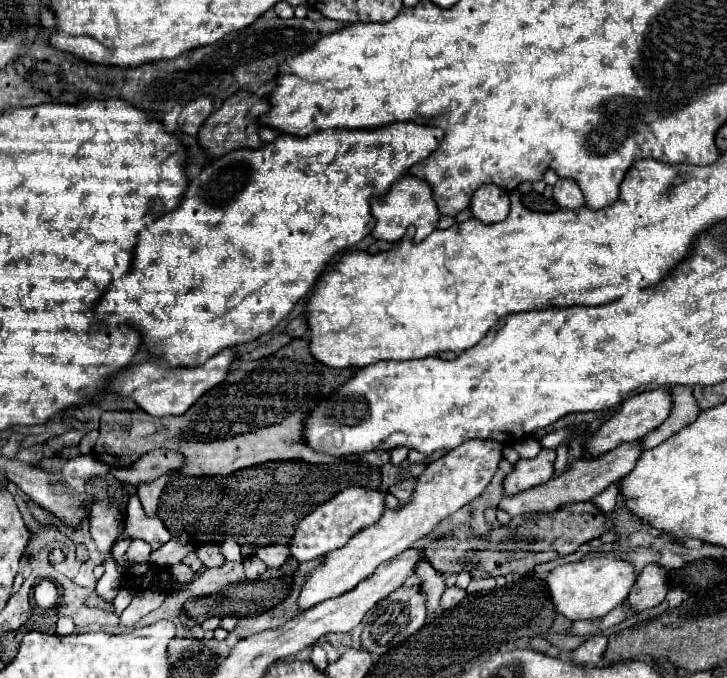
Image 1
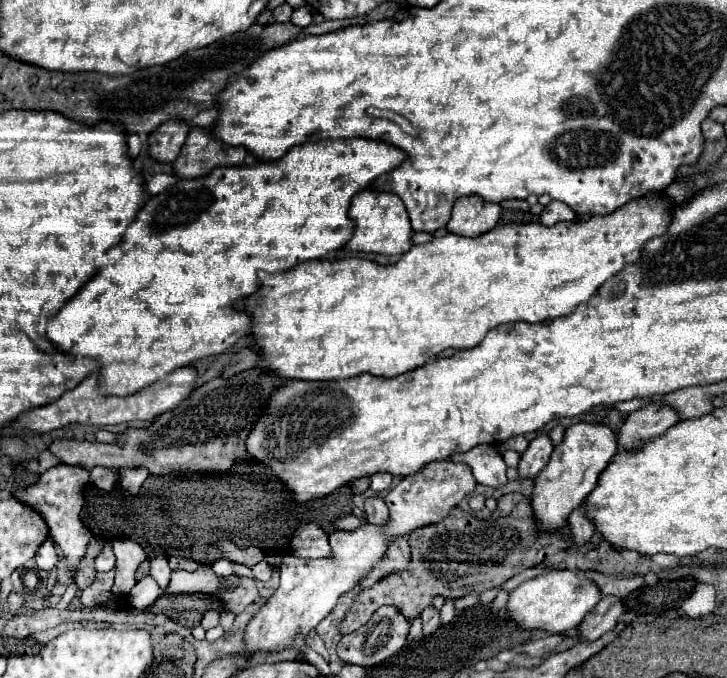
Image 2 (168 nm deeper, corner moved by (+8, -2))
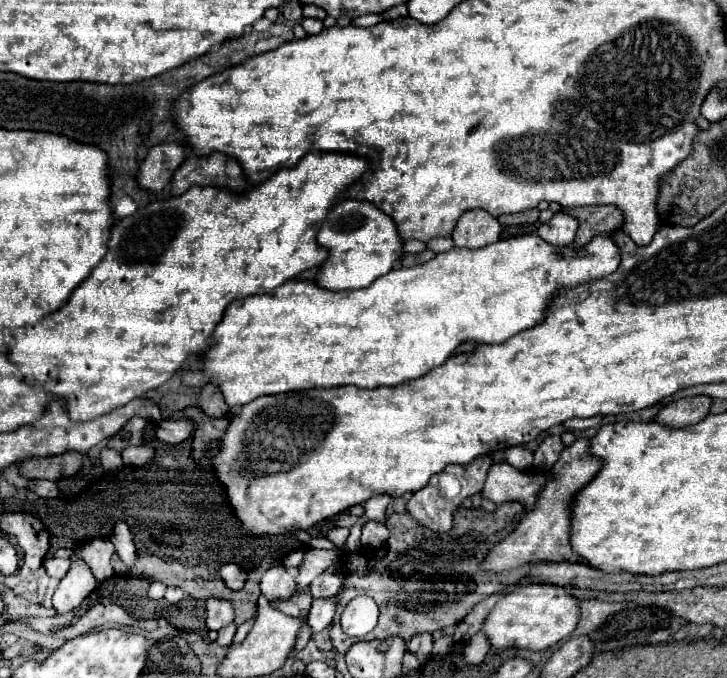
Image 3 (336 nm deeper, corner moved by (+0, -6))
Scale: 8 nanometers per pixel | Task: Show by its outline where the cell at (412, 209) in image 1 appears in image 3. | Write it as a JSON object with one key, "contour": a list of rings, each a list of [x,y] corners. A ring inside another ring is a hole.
{"contour":[[[342,198],[330,216],[316,232],[316,242],[328,250],[328,258],[322,262],[314,282],[330,290],[348,290],[370,286],[378,276],[392,270],[394,262],[402,256],[402,240],[398,236],[392,218],[380,212],[370,202],[358,202]]]}

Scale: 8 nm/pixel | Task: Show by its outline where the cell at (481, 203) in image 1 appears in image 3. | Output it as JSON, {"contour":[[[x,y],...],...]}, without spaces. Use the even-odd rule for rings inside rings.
{"contour":[[[468,210],[456,222],[452,240],[458,248],[482,248],[500,238],[500,222],[484,210]]]}

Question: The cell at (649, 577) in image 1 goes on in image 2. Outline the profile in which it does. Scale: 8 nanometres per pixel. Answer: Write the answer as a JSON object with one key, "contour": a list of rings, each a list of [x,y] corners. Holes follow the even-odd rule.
{"contour":[[[608,596],[602,598],[600,604],[596,604],[596,610],[592,610],[582,624],[578,626],[580,634],[584,640],[598,640],[600,636],[604,636],[606,632],[610,632],[618,618],[626,612],[628,608],[624,606],[624,602],[620,602],[620,598],[616,596]]]}

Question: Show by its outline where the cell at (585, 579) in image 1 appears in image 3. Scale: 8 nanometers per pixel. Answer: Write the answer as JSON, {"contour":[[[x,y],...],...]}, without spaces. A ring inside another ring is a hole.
{"contour":[[[523,582],[516,584],[510,594],[496,602],[496,606],[490,610],[482,624],[482,632],[490,648],[496,650],[518,648],[538,652],[568,638],[578,624],[578,616],[580,616],[578,600],[566,596],[566,587]]]}

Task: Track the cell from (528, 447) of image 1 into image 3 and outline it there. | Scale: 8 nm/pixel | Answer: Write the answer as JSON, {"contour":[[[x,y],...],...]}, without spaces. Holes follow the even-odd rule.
{"contour":[[[510,446],[504,456],[506,456],[506,462],[508,462],[510,466],[518,468],[518,470],[530,470],[530,468],[532,468],[534,454],[532,454],[528,448],[524,448],[524,446],[514,446],[514,448]]]}

